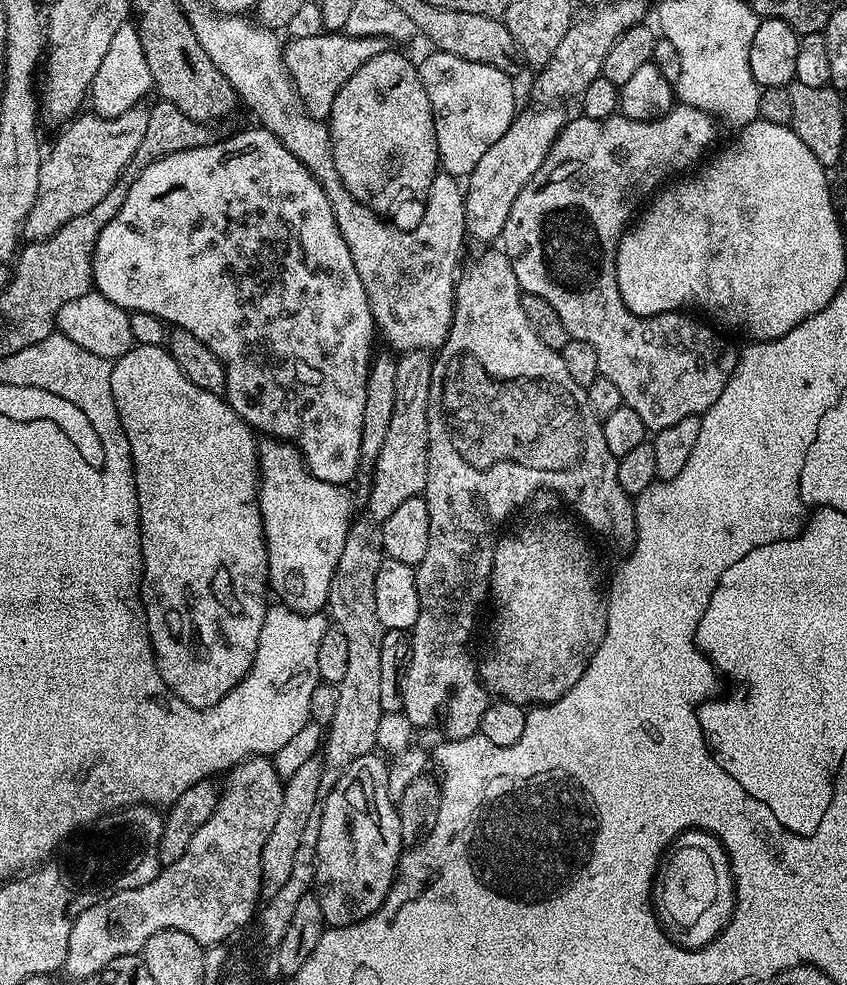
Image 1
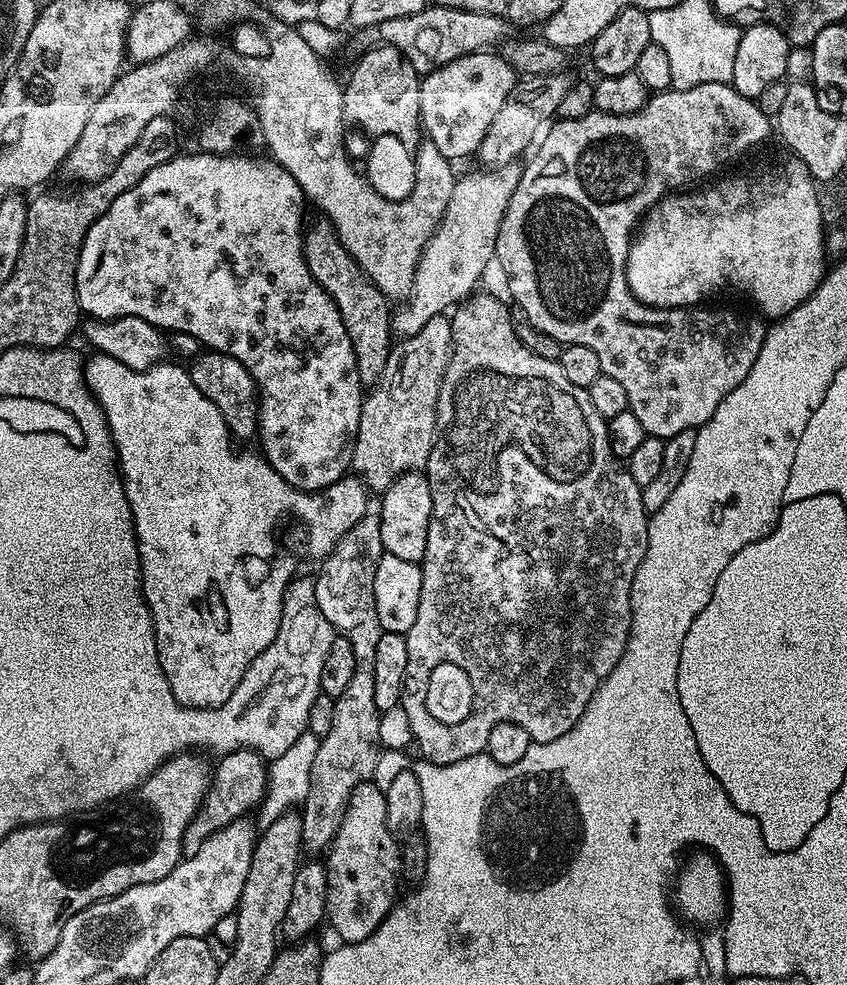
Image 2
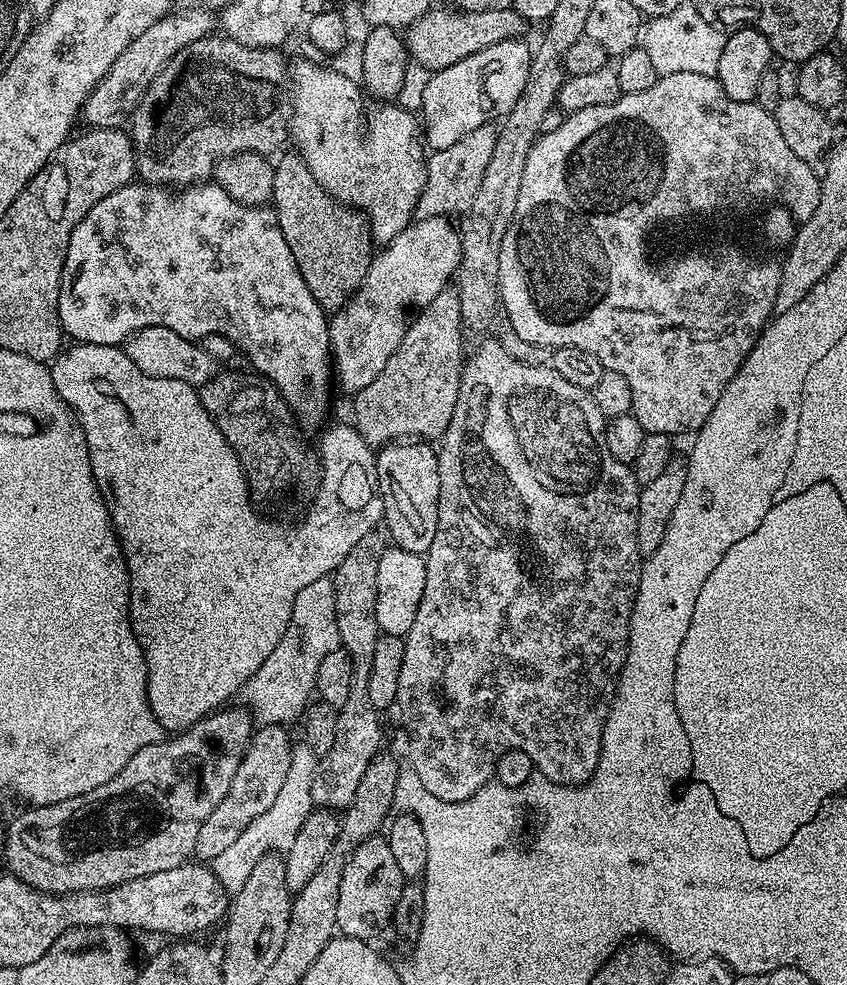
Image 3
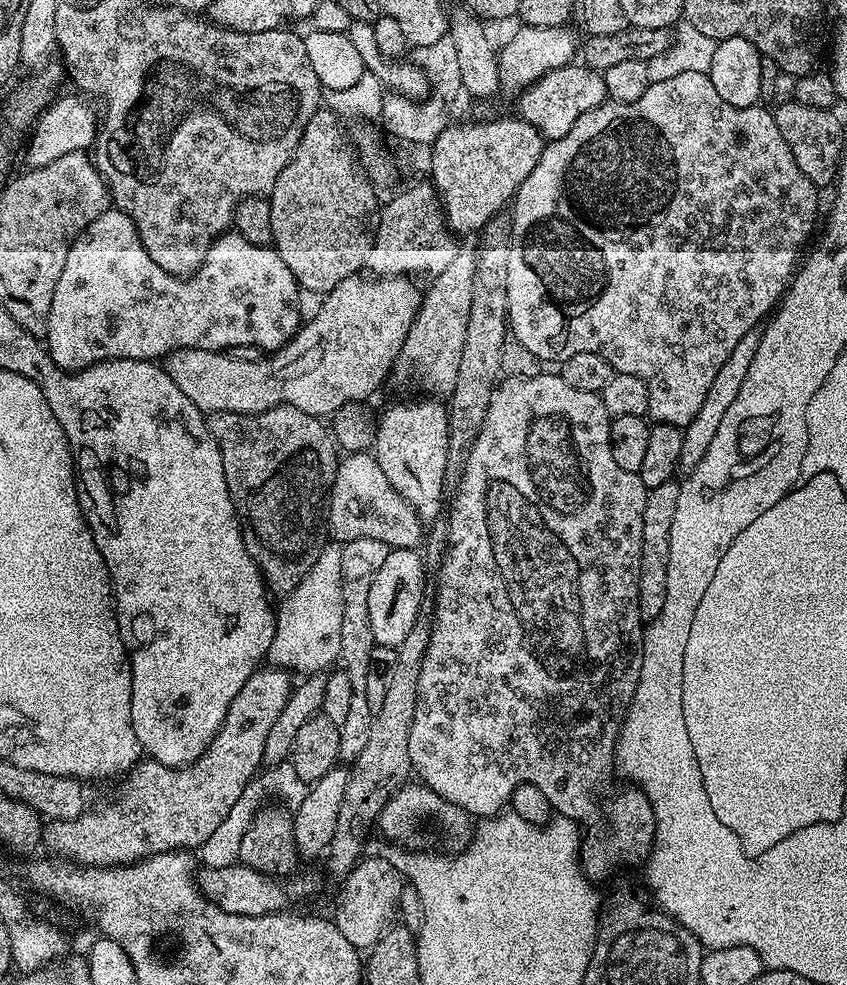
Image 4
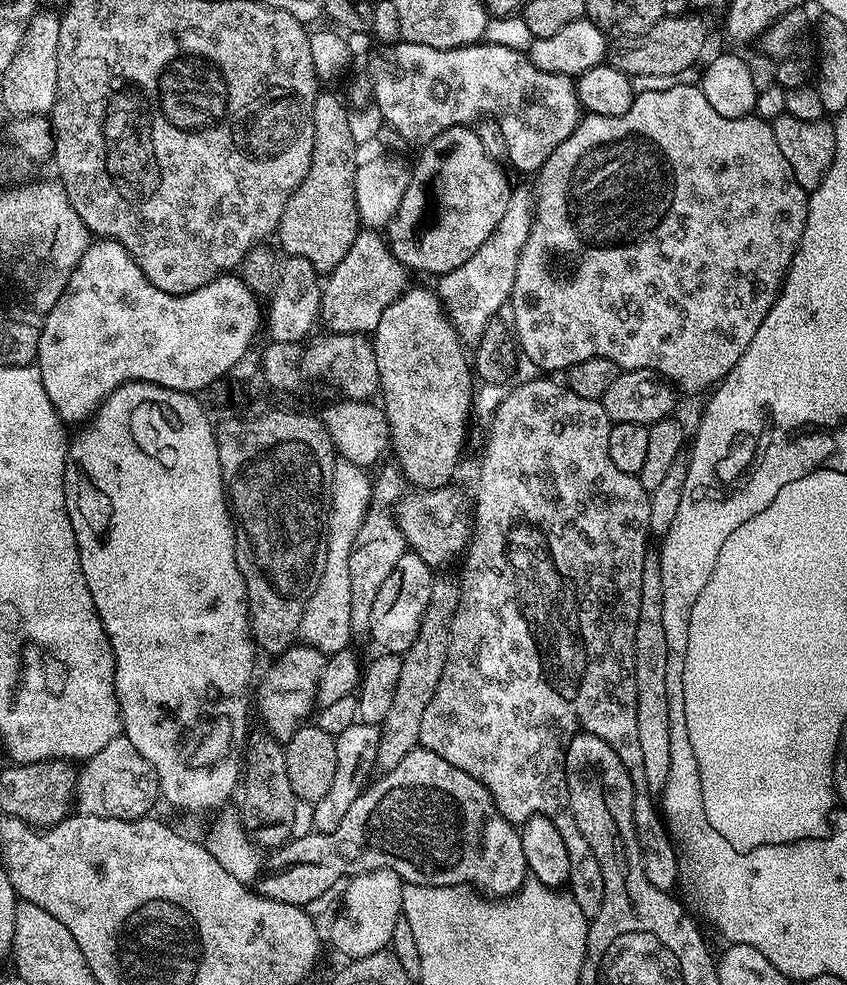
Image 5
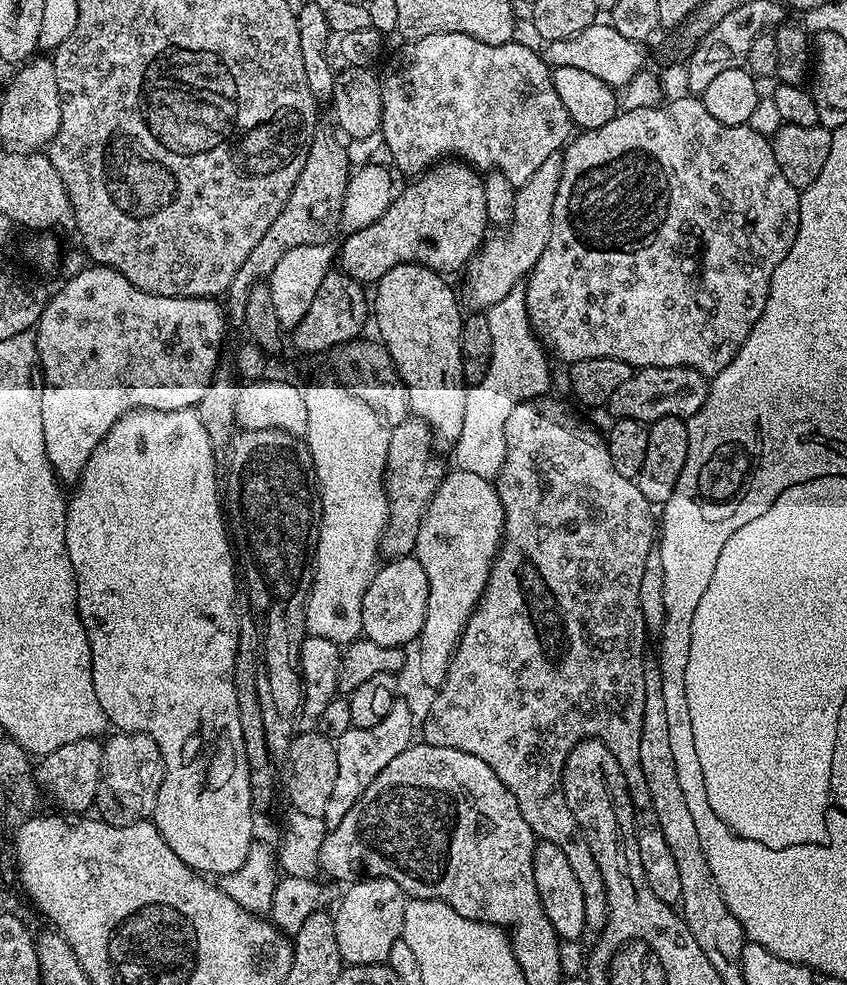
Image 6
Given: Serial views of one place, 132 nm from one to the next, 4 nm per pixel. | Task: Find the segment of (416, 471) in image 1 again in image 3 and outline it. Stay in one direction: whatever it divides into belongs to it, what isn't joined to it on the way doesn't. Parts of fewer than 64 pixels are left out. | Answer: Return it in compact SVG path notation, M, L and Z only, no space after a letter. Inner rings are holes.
M455 287L443 288L438 298L415 313L408 332L390 362L386 362L382 374L378 374L366 390L355 393L354 428L367 444L383 446L409 438L416 442L432 442L444 435L454 415L454 402L458 402L460 370L466 359L464 339L460 295Z

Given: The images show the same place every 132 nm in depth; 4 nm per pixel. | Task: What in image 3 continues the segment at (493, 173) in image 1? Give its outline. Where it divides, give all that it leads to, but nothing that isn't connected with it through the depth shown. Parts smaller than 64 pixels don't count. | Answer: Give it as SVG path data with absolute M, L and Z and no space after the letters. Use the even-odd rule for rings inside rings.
M426 216L403 228L393 240L383 245L373 255L372 265L356 294L348 299L347 304L329 319L328 333L334 361L334 380L344 392L355 394L366 390L386 362L398 350L402 338L408 332L408 326L414 319L414 313L425 308L443 288L449 287L460 267L460 233L451 219L443 216Z

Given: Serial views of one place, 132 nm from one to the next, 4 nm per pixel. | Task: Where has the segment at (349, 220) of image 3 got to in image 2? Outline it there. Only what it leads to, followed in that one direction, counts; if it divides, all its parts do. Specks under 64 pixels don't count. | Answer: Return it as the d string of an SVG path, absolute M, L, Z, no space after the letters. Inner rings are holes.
M323 218L317 220L317 224L307 225L302 236L304 261L310 274L318 282L318 286L322 286L334 302L342 318L342 326L346 326L350 346L354 346L354 358L361 385L371 386L382 374L388 353L394 347L394 339L392 340L394 330L390 325L390 307L388 308L390 300L389 297L382 295L378 286L374 286L374 282L364 273L362 266L354 262L346 246L342 246L332 225Z

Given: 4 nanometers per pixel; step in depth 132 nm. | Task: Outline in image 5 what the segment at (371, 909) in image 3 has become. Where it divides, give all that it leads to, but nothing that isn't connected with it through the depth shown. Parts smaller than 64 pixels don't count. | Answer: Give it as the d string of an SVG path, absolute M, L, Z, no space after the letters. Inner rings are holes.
M389 868L353 876L343 885L344 905L340 908L340 916L332 920L332 944L344 958L366 958L375 952L385 951L391 945L394 926L402 914L404 885L398 873Z

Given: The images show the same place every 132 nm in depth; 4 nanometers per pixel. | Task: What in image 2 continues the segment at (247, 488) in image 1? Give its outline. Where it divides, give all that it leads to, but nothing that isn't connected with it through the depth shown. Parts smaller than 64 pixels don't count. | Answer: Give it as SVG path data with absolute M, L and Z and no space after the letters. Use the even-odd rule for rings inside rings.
M92 354L92 357L83 365L84 382L88 386L88 391L100 403L116 447L116 458L120 461L120 475L124 477L126 498L136 527L136 545L140 555L140 577L144 587L144 600L148 603L148 612L152 616L152 629L156 635L156 653L166 682L174 698L183 708L217 708L222 706L222 702L226 702L226 698L230 698L230 694L234 694L250 662L258 658L258 654L262 654L262 650L266 650L270 642L274 642L280 629L284 591L292 583L294 579L292 571L299 566L300 560L296 556L276 556L276 536L290 531L292 524L308 524L309 554L317 558L329 556L336 543L354 526L354 522L358 522L358 518L362 518L369 512L370 493L365 488L363 480L355 474L343 476L341 480L334 482L323 492L303 492L289 486L272 469L263 455L256 453L255 456L252 452L244 452L239 456L236 453L235 446L237 445L234 443L234 437L229 432L222 414L218 414L218 406L214 406L214 402L210 402L210 398L206 398L206 394L198 390L198 386L194 386L191 375L185 369L183 372L178 366L179 363L168 363L161 362L146 370L130 370L114 358Z

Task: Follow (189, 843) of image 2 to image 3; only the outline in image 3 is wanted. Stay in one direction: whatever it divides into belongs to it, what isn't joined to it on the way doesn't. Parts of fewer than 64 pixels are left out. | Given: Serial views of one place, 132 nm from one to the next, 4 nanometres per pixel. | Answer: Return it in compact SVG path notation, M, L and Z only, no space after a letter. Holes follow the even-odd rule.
M266 724L257 727L252 733L242 762L238 762L238 774L234 774L234 782L230 782L230 790L226 790L226 798L214 806L210 818L202 822L202 831L198 834L195 859L200 862L211 862L218 858L234 841L241 836L242 830L254 822L254 818L266 814L271 804L278 798L290 771L290 758L294 747L294 739L288 733L289 729L282 724Z

